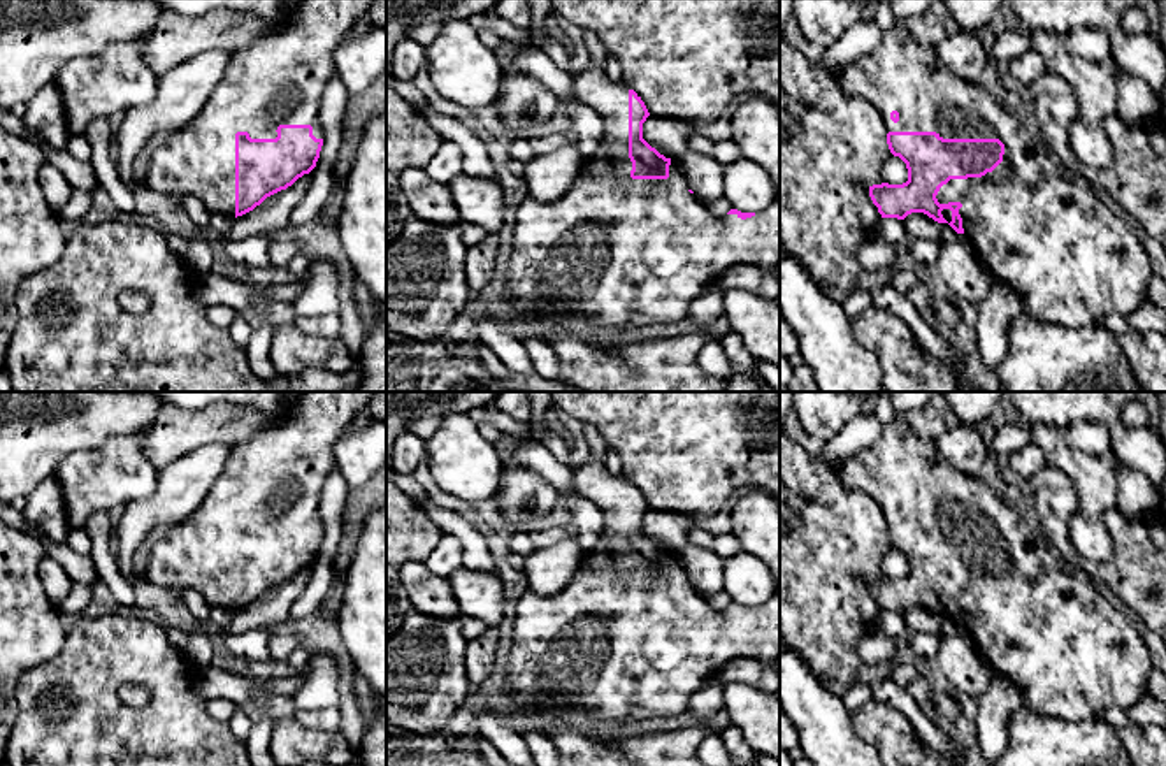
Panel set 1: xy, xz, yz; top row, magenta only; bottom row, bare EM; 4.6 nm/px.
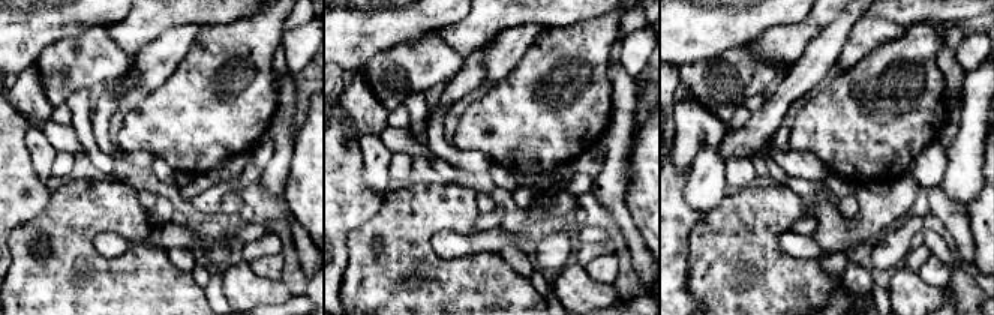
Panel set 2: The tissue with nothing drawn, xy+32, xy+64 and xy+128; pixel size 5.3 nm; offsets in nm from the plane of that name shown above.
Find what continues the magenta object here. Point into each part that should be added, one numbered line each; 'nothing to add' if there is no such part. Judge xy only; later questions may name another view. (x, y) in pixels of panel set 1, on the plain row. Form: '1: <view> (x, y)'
1: xy (278, 473)

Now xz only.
1: xz (626, 645)

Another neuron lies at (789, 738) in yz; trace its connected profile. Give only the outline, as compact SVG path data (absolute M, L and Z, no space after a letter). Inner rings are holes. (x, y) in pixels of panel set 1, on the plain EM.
M780 708L780 748L790 752L799 745L799 736L790 717Z

